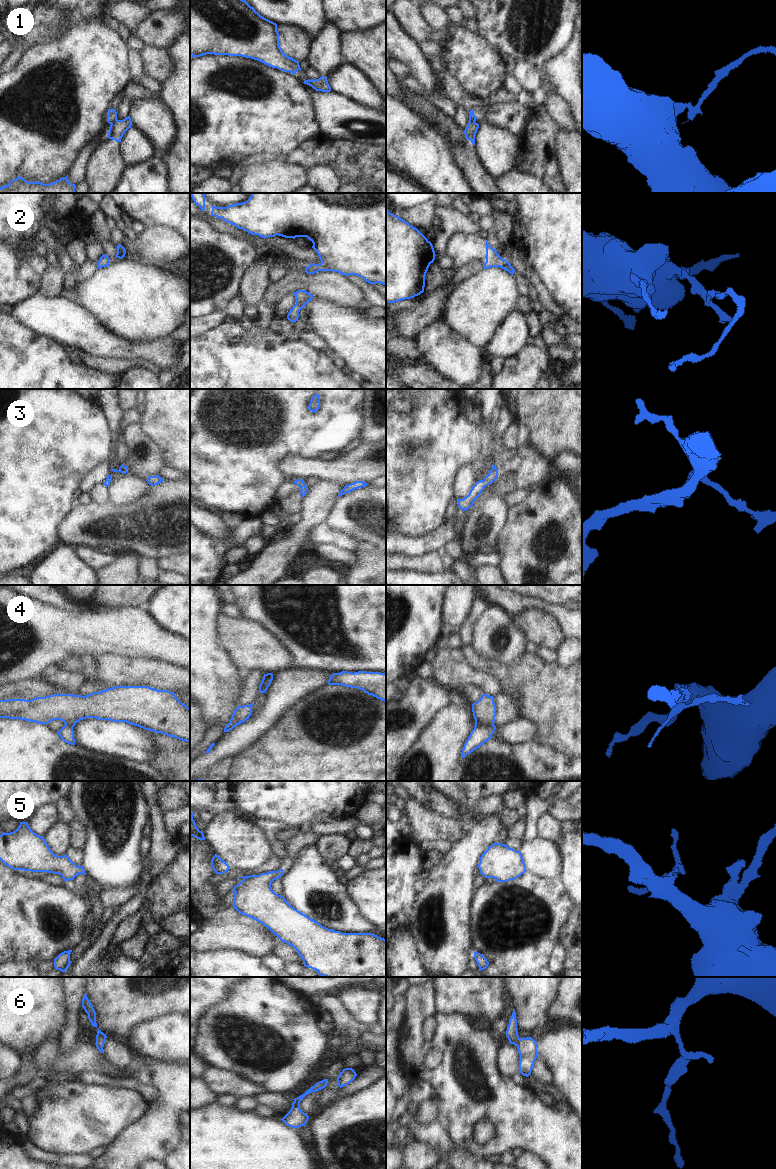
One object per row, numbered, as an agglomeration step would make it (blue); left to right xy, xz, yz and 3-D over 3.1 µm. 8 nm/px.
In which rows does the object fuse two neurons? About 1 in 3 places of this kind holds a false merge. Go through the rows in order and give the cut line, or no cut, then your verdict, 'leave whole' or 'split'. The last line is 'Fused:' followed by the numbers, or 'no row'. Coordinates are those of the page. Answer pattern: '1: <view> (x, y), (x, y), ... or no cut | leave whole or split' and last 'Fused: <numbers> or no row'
1: xy (117, 120), (111, 124) | split
2: no cut | leave whole
3: no cut | leave whole
4: yz (493, 723), (475, 725) | split
5: no cut | leave whole
6: no cut | leave whole
Fused: 1, 4

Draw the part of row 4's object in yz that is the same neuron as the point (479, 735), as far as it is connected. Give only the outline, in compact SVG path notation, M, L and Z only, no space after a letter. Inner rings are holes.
M489 725L489 726L474 726L474 729L471 731L468 739L466 740L464 747L461 752L461 759L466 757L468 754L479 748L489 739L491 739L496 726Z

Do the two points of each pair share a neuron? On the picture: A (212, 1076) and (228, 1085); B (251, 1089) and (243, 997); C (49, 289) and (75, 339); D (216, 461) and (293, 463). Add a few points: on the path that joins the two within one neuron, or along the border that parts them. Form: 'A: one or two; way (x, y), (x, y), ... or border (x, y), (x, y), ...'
A: one; way (216, 1079), (224, 1082)
B: two; border (229, 1070), (258, 1083), (266, 1091)
C: two; border (38, 293), (47, 297), (60, 296)
D: two; border (302, 457), (287, 455), (281, 461), (284, 479)

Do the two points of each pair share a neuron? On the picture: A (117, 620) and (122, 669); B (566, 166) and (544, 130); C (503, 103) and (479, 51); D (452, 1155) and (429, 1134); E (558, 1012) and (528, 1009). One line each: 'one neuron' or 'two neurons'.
A: two neurons
B: two neurons
C: one neuron
D: one neuron
E: two neurons

